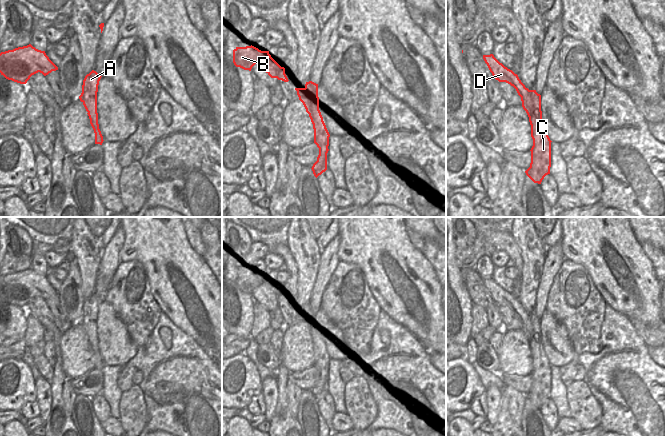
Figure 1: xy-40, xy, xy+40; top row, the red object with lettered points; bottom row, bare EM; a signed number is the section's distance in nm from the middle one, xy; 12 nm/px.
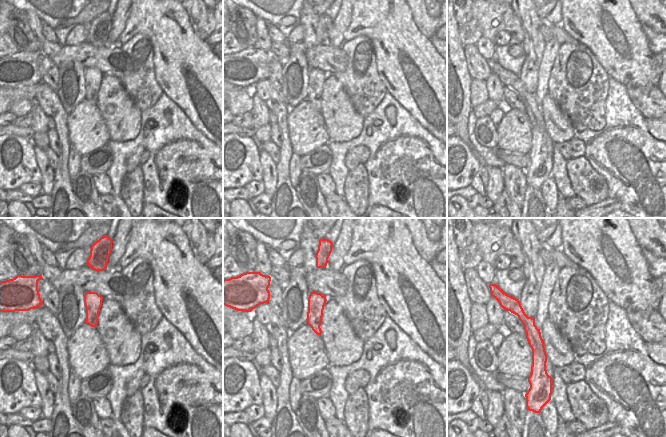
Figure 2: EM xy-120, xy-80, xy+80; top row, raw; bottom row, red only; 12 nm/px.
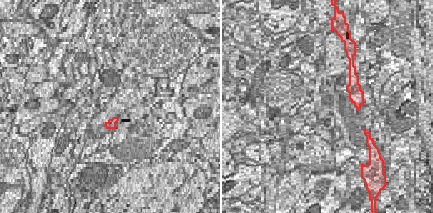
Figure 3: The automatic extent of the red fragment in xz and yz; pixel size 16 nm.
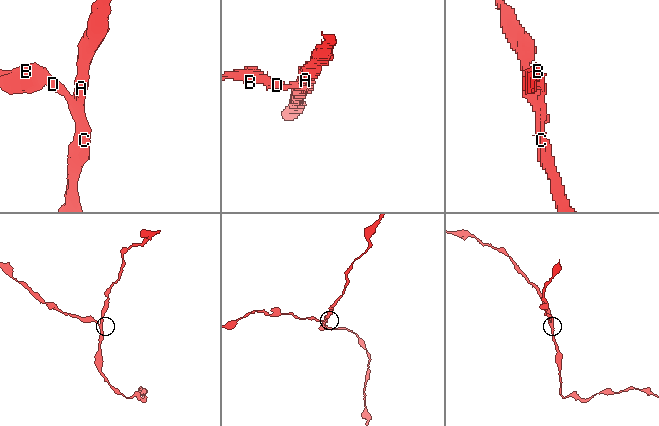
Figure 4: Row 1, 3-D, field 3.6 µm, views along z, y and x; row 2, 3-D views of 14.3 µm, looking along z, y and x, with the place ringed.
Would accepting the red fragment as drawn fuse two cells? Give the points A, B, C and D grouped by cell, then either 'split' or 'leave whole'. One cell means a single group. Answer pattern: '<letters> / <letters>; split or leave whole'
A C / B D; split

